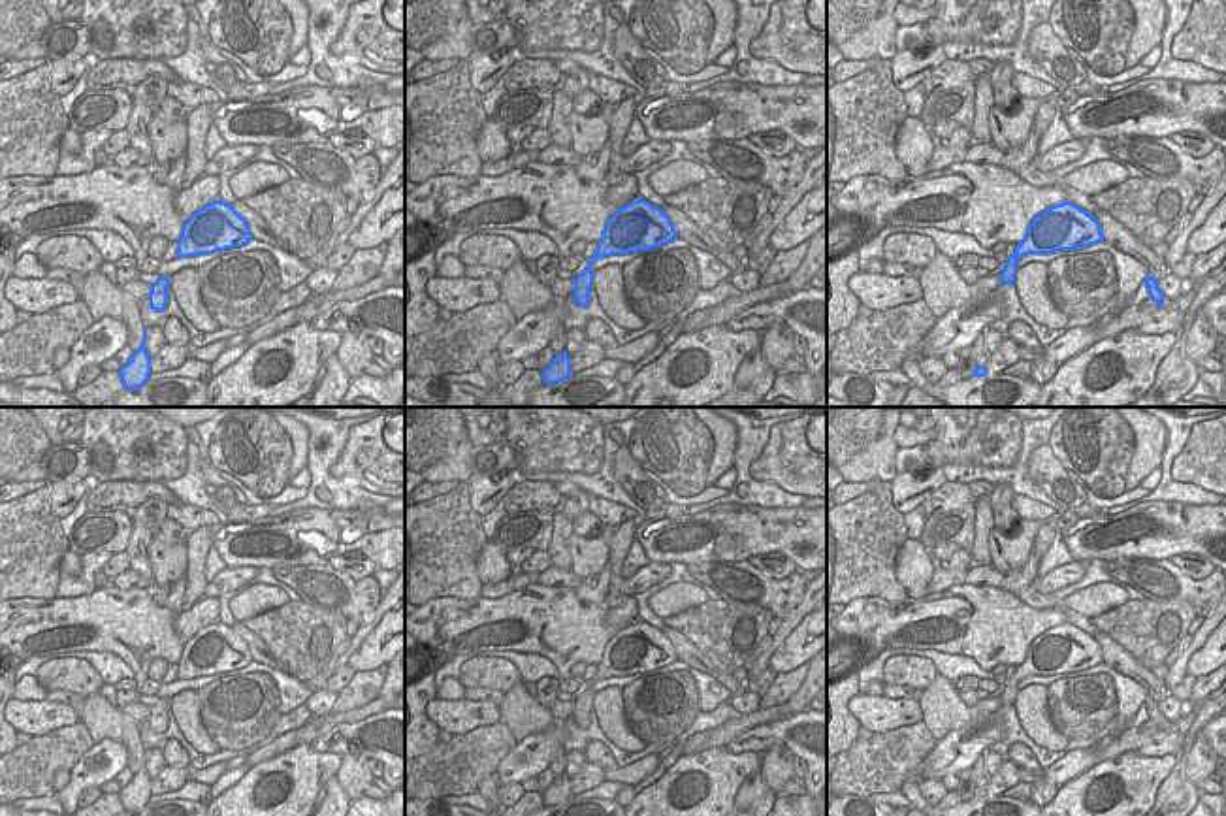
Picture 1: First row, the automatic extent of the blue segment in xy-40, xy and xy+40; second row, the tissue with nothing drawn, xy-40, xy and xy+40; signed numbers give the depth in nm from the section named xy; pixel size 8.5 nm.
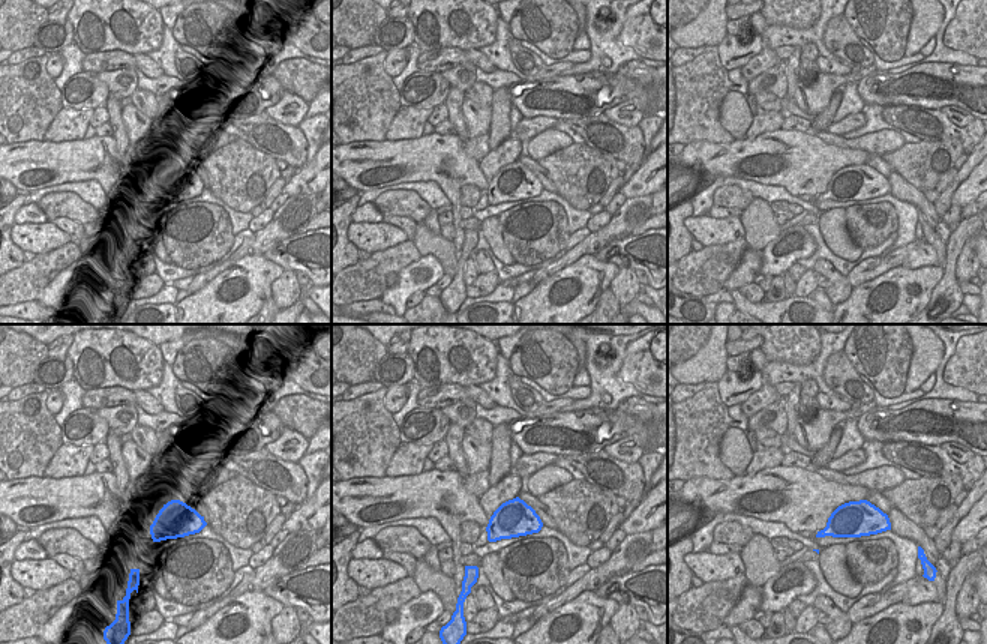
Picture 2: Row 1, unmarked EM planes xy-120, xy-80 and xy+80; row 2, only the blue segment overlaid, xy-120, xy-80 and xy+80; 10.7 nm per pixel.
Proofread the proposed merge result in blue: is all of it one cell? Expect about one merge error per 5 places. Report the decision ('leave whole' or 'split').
leave whole

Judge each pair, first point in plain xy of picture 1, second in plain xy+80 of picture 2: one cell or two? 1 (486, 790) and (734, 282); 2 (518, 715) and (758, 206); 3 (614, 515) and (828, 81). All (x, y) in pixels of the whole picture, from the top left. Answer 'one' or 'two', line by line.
1: two
2: one
3: two

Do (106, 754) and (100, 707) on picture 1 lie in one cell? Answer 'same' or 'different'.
different

